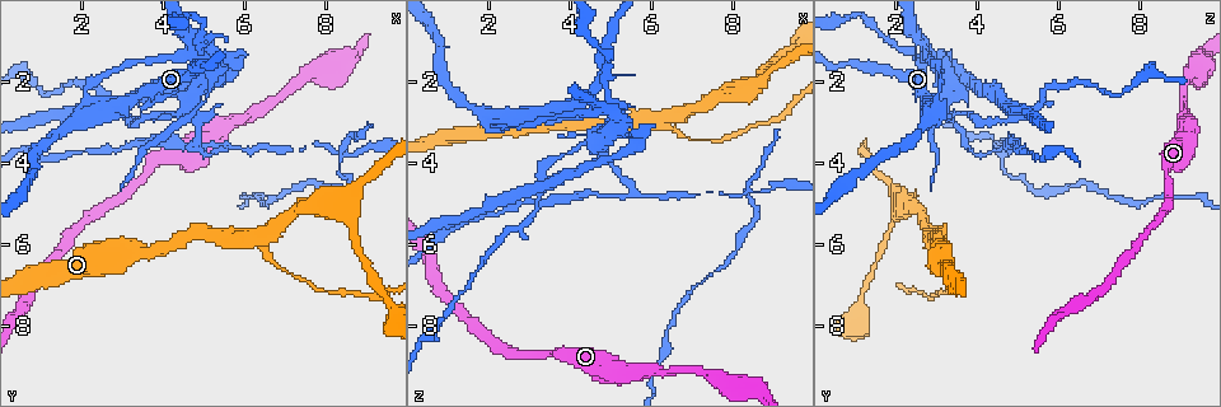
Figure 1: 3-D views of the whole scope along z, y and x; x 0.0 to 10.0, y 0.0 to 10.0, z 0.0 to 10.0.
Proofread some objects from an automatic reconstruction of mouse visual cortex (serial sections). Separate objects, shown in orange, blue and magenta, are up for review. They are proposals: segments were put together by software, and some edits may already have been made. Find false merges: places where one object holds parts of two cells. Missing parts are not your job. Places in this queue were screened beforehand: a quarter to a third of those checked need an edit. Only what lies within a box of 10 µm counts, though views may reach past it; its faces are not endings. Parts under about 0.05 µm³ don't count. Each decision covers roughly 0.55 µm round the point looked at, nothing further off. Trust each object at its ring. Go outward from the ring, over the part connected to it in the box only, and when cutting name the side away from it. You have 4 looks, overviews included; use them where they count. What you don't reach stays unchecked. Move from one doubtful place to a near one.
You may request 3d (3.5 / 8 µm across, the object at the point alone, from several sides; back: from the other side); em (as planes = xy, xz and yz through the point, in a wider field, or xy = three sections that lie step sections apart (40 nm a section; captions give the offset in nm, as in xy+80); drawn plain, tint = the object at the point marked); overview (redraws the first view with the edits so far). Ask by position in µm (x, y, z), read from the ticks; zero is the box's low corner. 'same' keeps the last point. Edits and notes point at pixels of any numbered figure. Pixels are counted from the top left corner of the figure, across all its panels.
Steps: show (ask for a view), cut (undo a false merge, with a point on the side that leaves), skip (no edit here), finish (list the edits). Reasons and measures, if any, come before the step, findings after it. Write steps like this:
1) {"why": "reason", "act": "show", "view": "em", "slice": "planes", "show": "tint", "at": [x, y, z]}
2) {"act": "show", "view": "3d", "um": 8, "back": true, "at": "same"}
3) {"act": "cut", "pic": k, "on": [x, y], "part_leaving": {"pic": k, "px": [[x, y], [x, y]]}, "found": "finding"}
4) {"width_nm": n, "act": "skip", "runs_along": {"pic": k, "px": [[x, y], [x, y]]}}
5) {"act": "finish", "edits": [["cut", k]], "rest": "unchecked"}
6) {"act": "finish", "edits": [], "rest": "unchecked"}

{"why": "branch point", "act": "show", "view": "3d", "um": 3.5, "at": [6.20, 5.85, 2.95]}

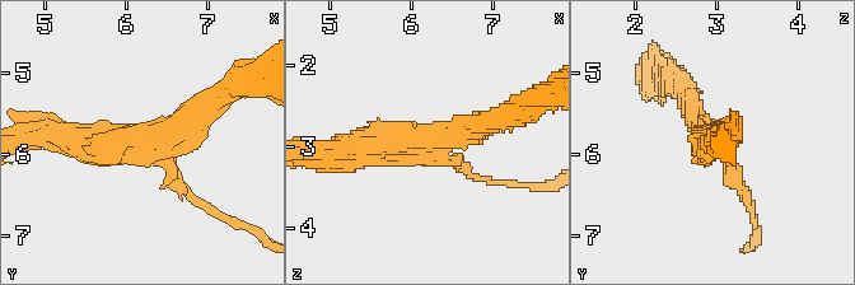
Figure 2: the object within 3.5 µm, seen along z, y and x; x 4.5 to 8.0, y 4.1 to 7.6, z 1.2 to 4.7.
{"arms": 3, "arm_widths_nm": [150, 300, 350], "act": "show", "view": "em", "slice": "xy", "step": 5, "show": "tint", "at": [6.20, 5.85, 2.95]}

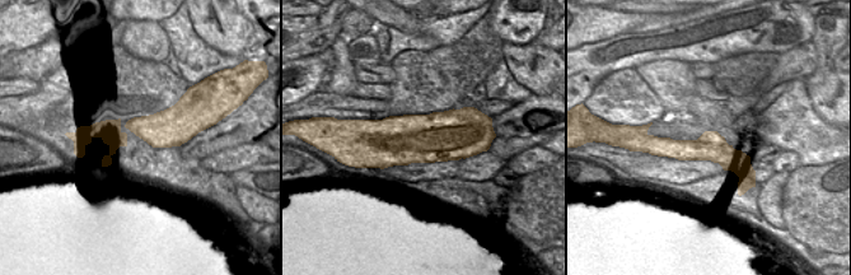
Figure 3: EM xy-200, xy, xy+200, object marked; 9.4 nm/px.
{"act": "cut", "pic": 2, "on": [182, 188], "found": "a second cell is stuck on"}

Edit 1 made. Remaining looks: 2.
{"why": "three-way junction", "act": "show", "view": "3d", "um": 3.5, "at": [2.20, 2.50, 3.00]}

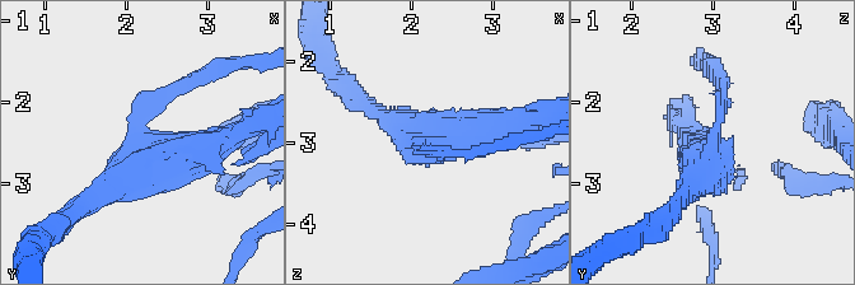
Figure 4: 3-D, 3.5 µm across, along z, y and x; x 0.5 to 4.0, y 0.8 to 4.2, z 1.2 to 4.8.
{"arms": 3, "arm_widths_nm": [150, 250, 350], "why": "need the tissue", "act": "show", "view": "em", "slice": "xy", "step": 2, "show": "tint", "at": [2.20, 2.45, 3.00]}

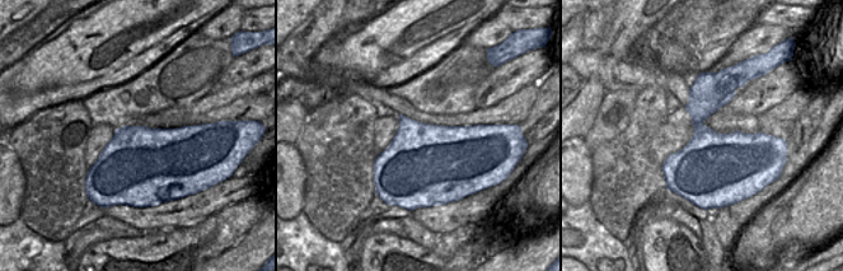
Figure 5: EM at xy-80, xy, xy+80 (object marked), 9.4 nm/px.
{"width_nm": 700, "act": "cut", "pic": 4, "on": [182, 89], "part_leaving": {"pic": 4, "px": [[140, 116], [219, 65], [250, 61]]}, "found": "two cells meet here"}

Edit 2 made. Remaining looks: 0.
{"act": "finish", "edits": [["cut", 2], ["cut", 4]], "rest": "unchecked"}

